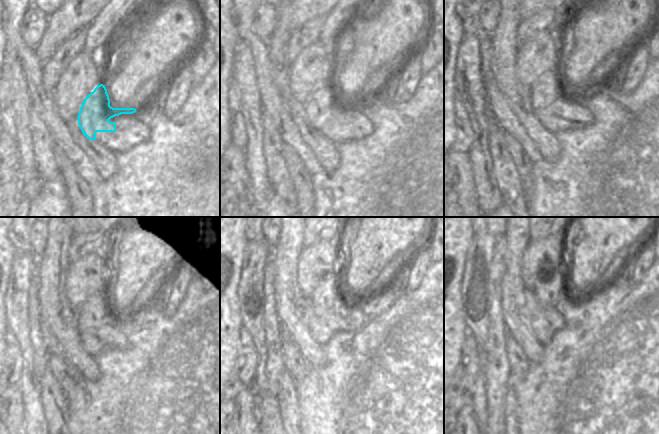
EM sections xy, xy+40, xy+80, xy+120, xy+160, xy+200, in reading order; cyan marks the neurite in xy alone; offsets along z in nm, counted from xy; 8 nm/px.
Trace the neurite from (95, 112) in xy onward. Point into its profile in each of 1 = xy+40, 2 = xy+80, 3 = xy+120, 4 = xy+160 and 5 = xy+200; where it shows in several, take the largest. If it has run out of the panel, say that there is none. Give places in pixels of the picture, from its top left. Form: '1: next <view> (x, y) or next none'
1: next xy+40 (322, 106)
2: next xy+80 (548, 105)
3: next xy+120 (96, 336)
4: next xy+160 (323, 297)
5: next xy+200 (553, 285)

